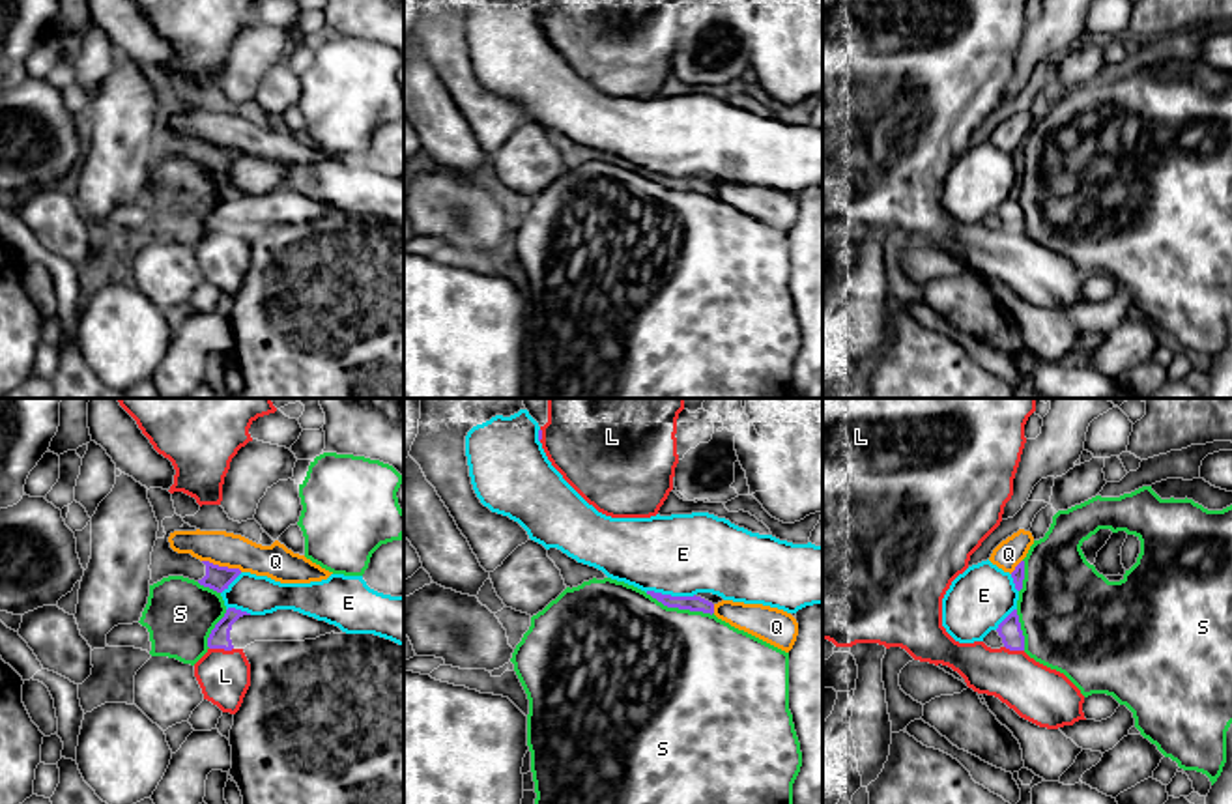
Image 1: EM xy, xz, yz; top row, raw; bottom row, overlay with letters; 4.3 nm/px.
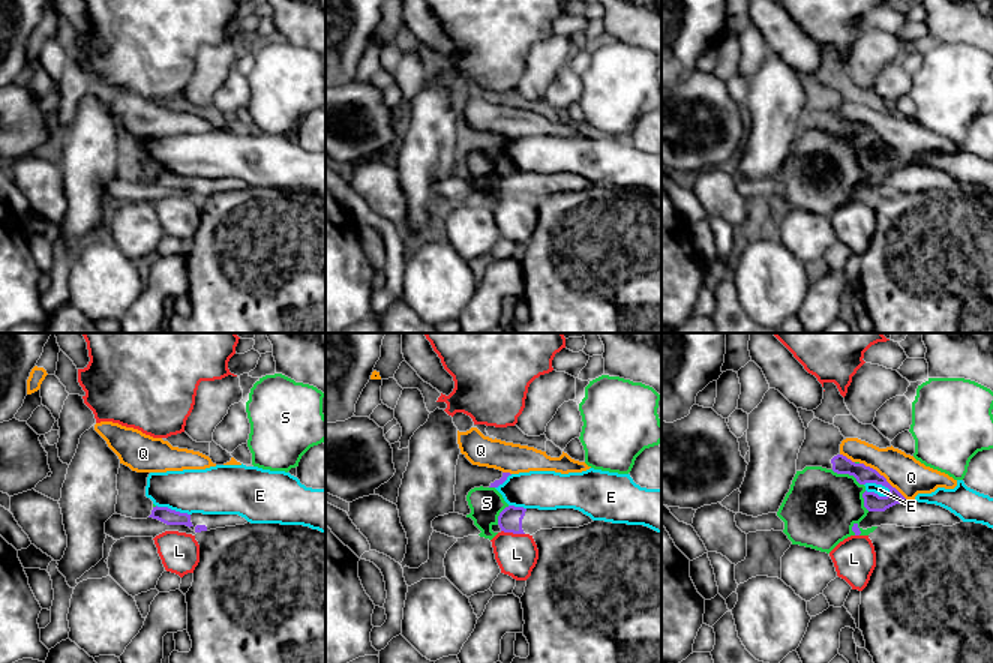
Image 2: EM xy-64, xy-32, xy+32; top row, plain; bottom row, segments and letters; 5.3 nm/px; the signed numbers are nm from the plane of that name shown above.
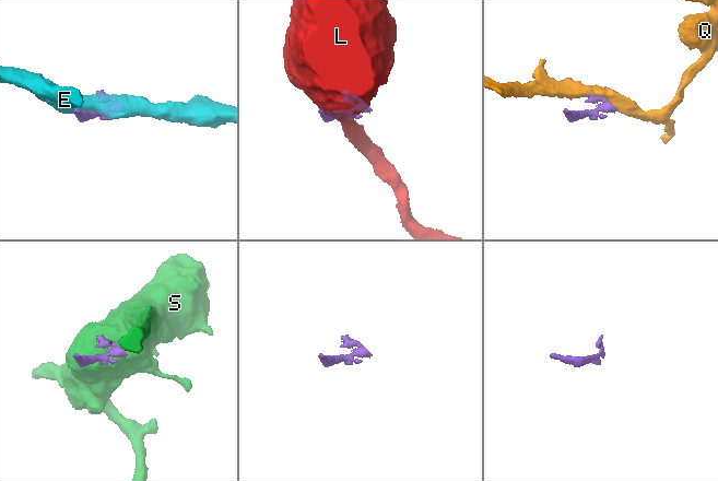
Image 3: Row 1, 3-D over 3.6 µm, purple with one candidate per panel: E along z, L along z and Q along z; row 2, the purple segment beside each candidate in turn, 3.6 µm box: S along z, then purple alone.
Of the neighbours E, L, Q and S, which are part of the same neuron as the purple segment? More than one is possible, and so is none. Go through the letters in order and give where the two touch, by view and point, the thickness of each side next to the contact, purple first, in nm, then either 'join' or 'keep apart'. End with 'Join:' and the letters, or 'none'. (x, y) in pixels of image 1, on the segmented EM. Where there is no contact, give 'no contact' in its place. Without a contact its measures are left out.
E: xz (670, 595) | 70/360 nm | keep apart
L: xy (221, 647) | 90/220 nm | keep apart
Q: xy (223, 567) | 110/150 nm | keep apart
S: xz (679, 608) | 70/500 nm | keep apart
Join: none

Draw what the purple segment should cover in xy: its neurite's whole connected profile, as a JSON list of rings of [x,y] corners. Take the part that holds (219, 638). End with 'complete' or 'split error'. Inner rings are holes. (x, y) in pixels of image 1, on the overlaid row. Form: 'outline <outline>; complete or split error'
outline [[[228,608],[208,638],[209,649],[245,649],[254,641],[305,641],[325,634],[346,634],[338,626],[294,610],[265,615]]]; split error

